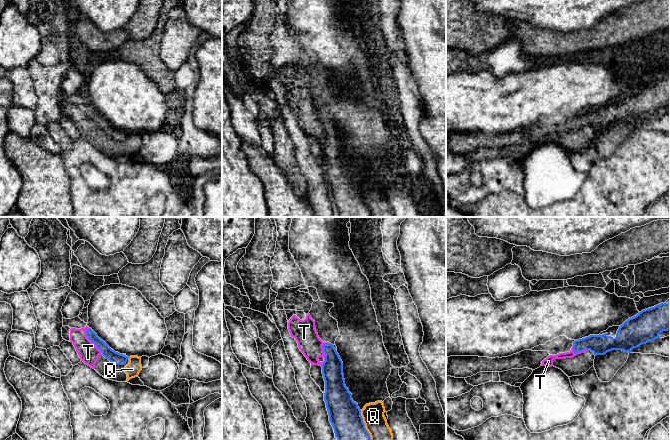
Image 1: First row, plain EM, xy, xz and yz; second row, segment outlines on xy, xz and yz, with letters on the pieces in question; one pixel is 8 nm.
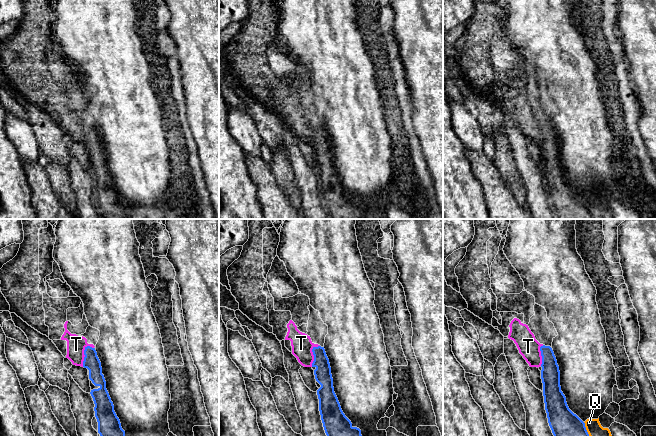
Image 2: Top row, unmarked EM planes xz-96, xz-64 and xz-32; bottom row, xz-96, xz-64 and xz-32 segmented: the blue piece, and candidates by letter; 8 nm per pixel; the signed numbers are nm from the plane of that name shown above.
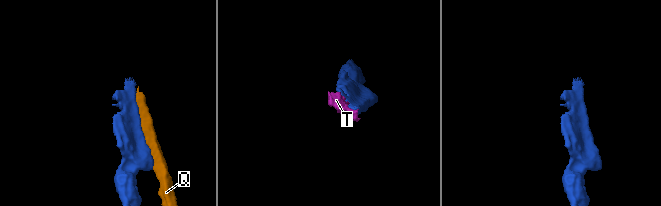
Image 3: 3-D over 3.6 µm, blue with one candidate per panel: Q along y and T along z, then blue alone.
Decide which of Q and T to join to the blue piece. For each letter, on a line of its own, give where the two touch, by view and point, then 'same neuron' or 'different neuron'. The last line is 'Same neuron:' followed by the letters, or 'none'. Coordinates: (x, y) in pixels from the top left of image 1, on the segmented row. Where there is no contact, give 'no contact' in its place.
Q: contact xz (364, 425); different neuron
T: contact xz (323, 351); different neuron
Same neuron: none

